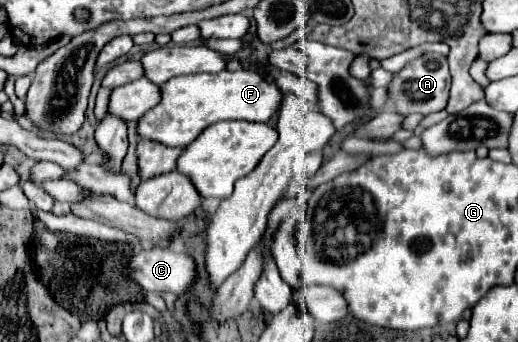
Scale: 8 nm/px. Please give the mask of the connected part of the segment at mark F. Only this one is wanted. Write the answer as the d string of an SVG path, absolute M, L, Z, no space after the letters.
M250 67L216 75L184 75L170 79L162 85L162 103L152 107L138 123L138 135L144 139L160 141L170 147L186 147L200 135L208 125L224 119L260 121L268 123L278 111L282 101L282 91L274 81L268 81L266 73Z

